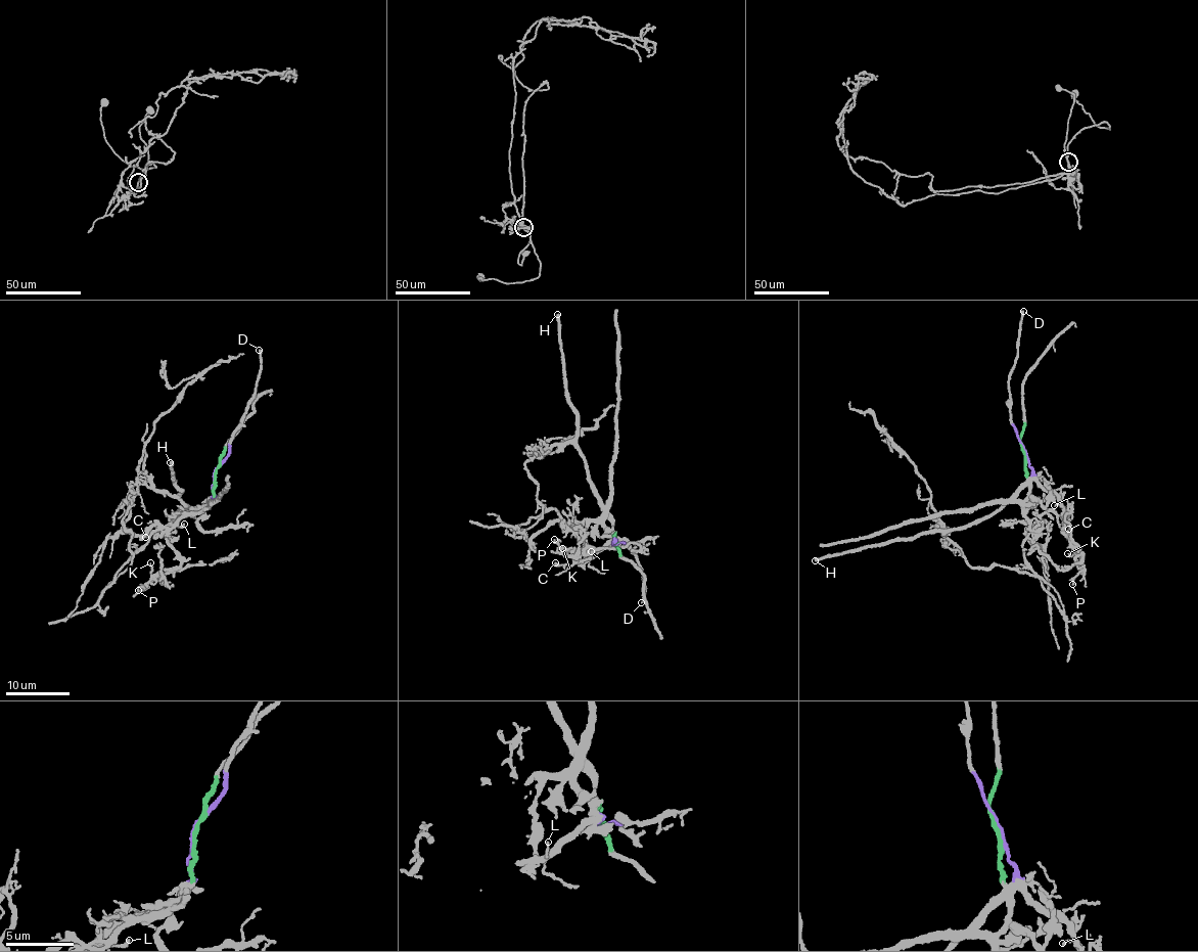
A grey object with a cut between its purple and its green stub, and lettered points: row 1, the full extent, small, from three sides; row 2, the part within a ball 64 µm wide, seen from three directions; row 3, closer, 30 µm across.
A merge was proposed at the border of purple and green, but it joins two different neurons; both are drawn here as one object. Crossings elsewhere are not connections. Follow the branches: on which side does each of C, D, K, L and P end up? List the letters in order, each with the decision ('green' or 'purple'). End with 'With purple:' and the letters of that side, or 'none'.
C: purple
D: purple
K: purple
L: purple
P: purple
With purple: C, D, K, L, P

